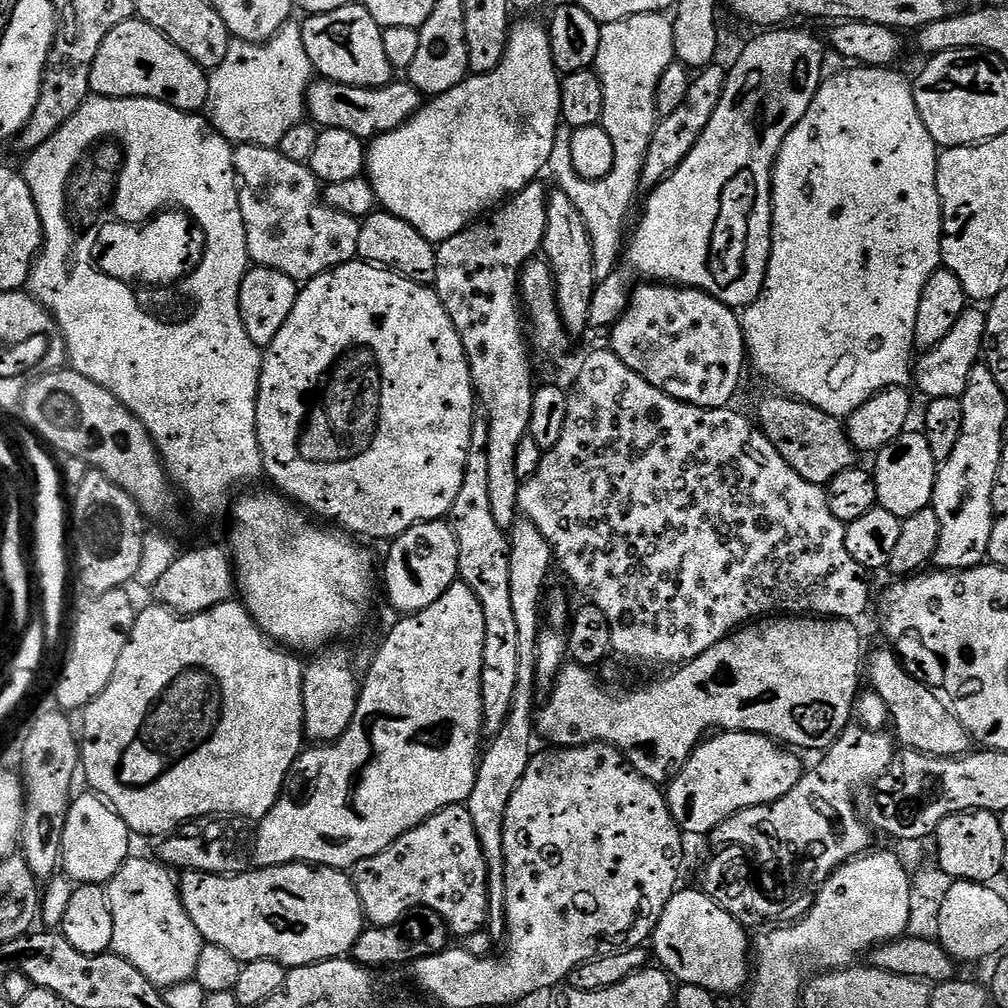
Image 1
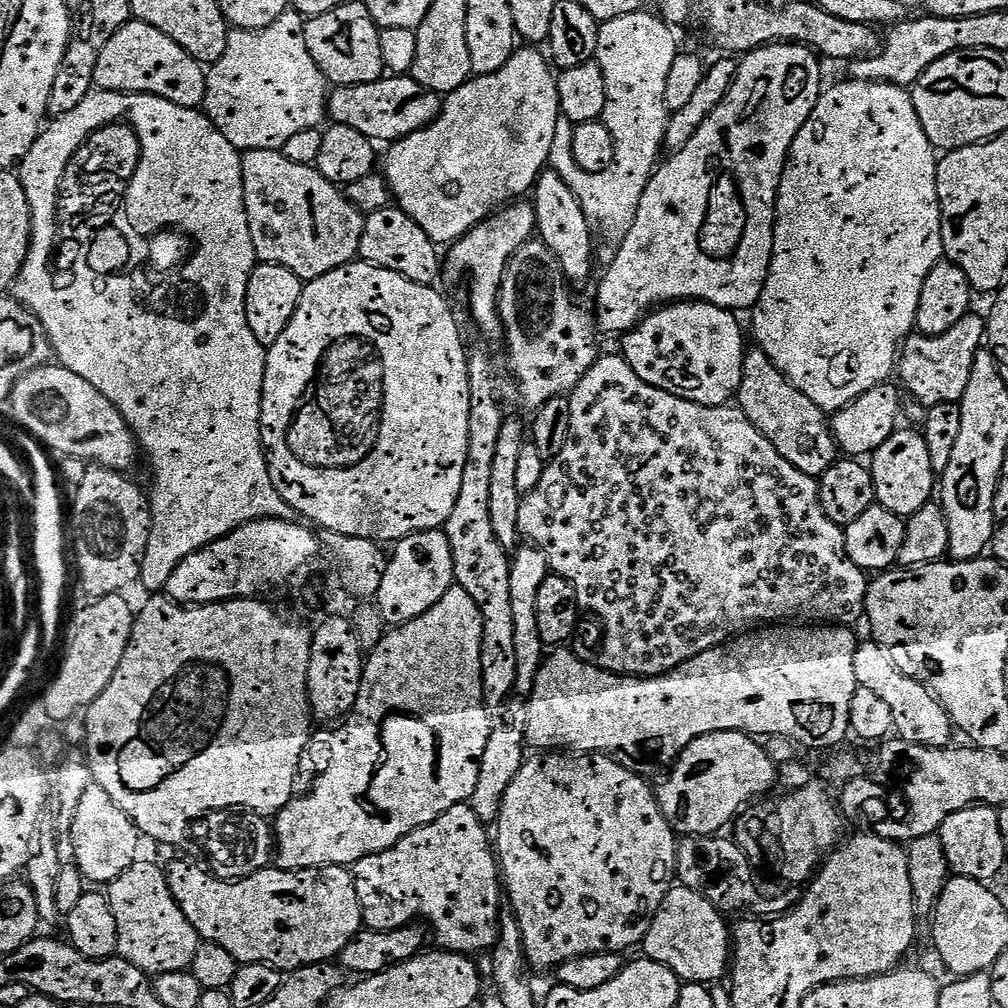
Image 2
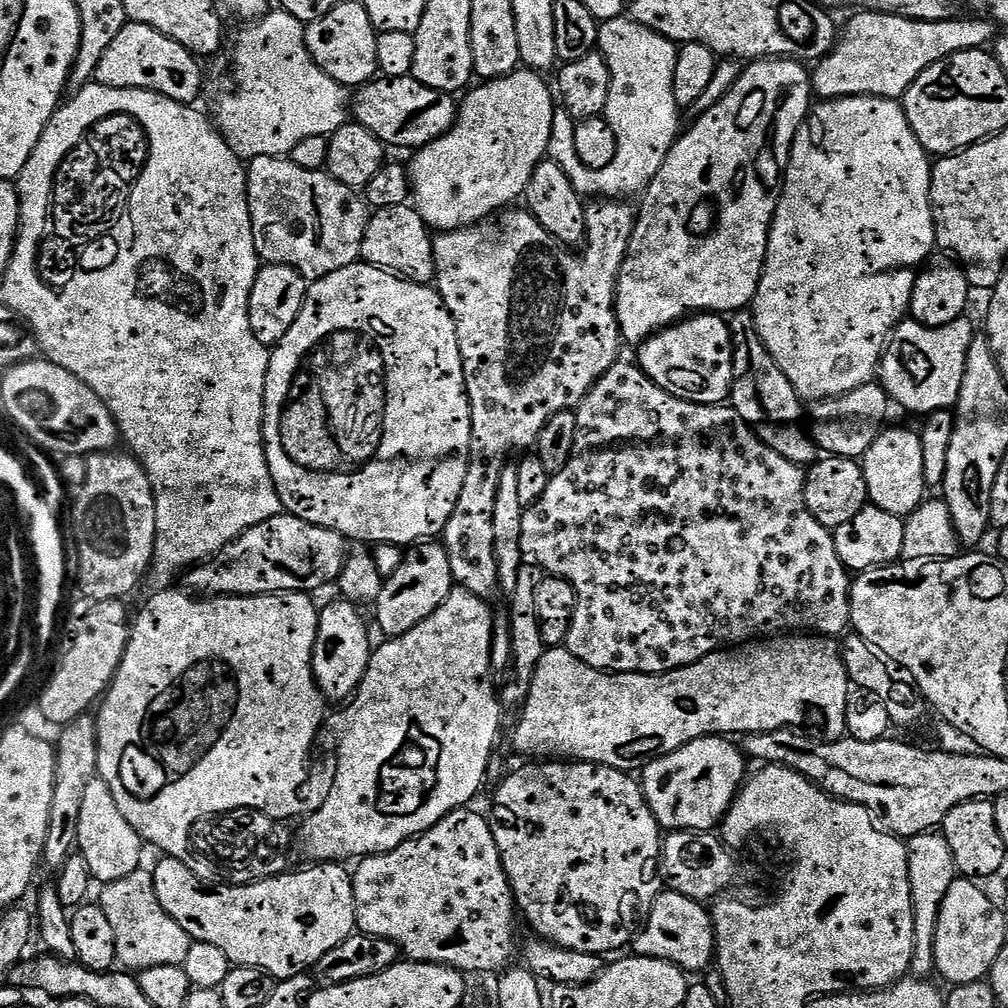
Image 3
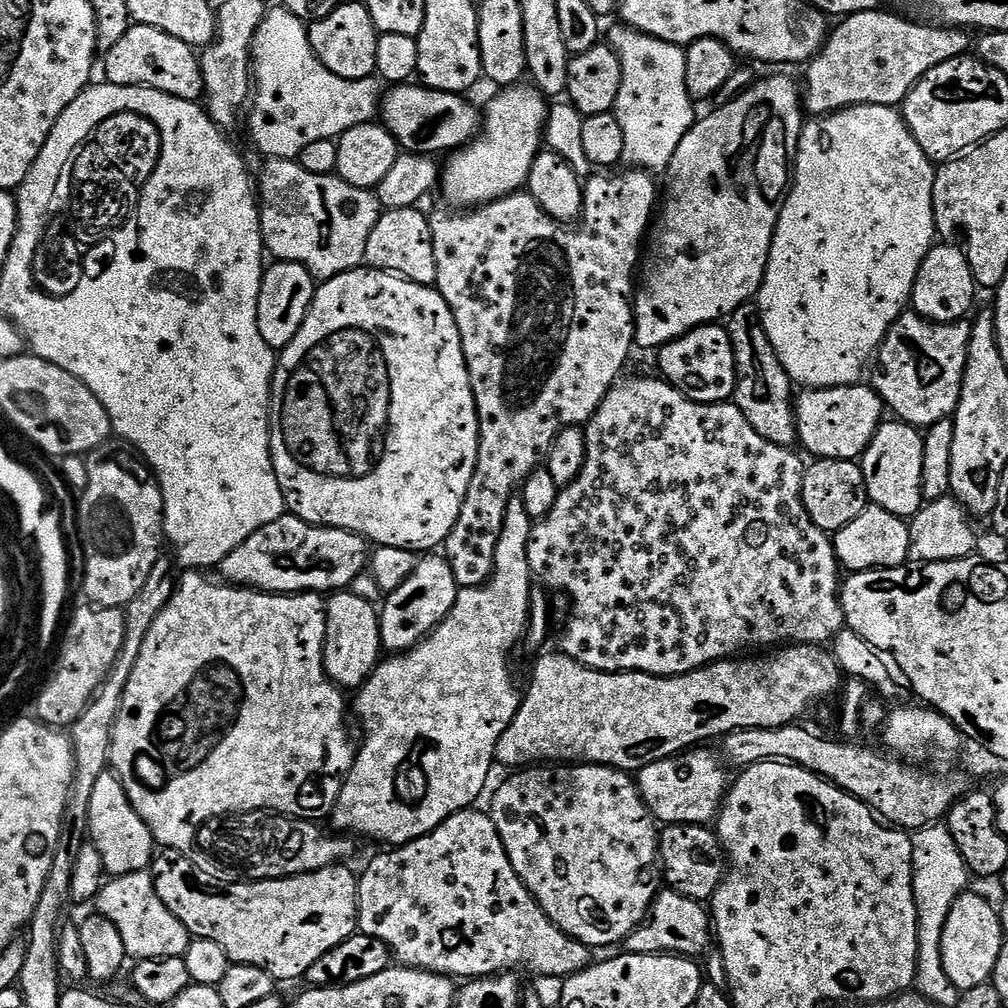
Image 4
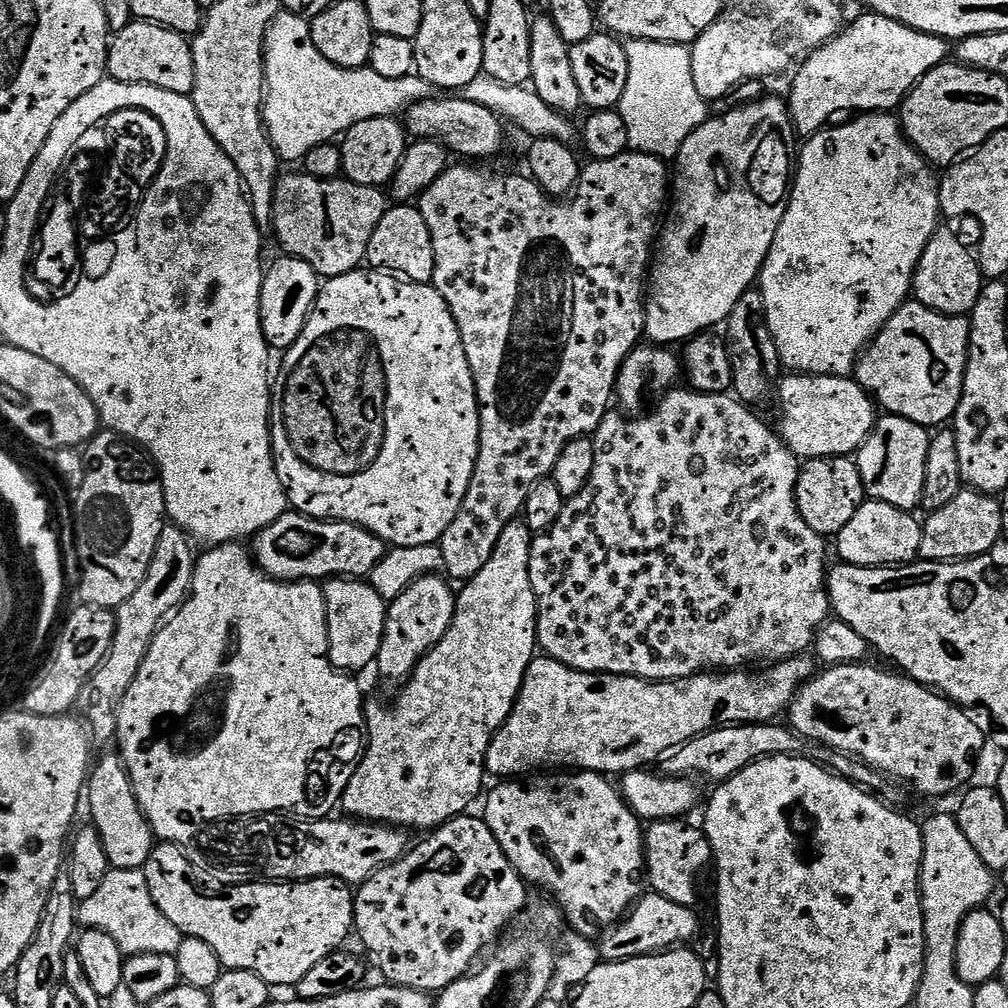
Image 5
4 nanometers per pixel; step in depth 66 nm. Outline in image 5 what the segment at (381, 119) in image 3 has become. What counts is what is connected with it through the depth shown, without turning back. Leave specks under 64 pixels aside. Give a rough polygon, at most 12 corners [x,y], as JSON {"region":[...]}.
{"region":[[448,94],[412,104],[409,137],[441,141],[484,162],[504,148],[506,124],[478,102]]}

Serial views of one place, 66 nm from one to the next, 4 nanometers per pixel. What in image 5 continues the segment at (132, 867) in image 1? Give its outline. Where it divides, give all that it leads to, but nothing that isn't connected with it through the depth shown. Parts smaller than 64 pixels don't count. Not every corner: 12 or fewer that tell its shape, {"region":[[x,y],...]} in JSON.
{"region":[[112,868],[78,920],[125,957],[178,950],[182,934],[139,868]]}

